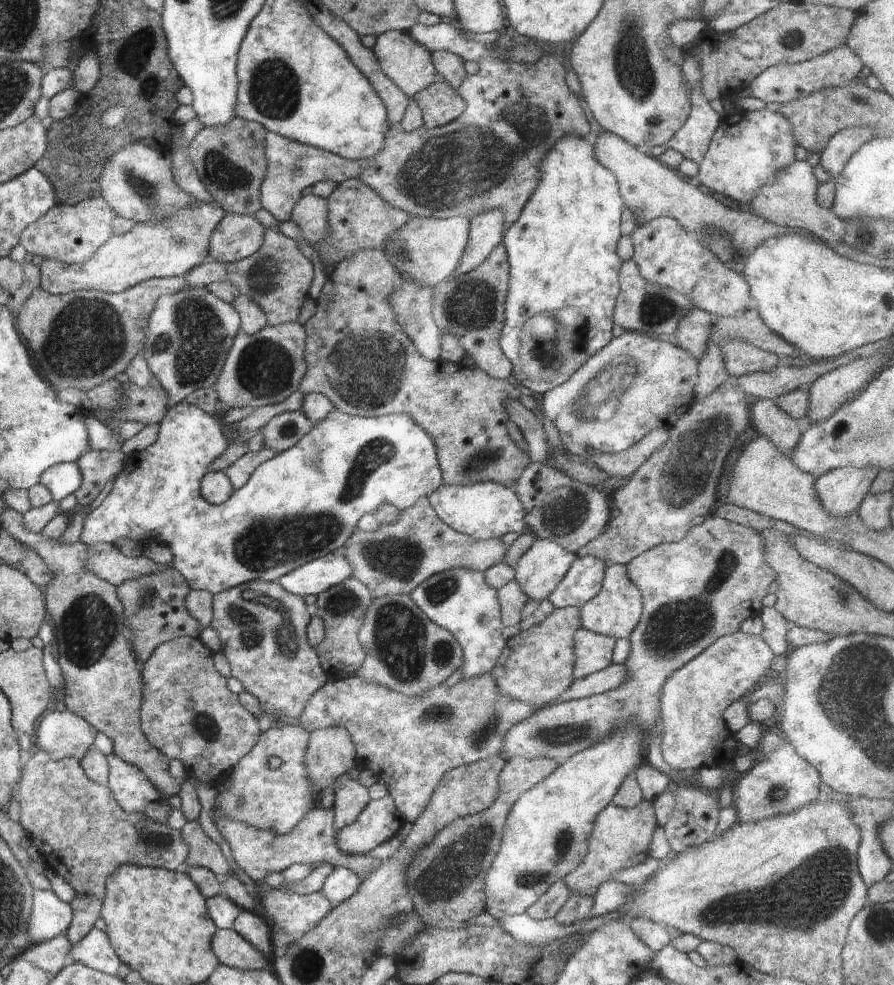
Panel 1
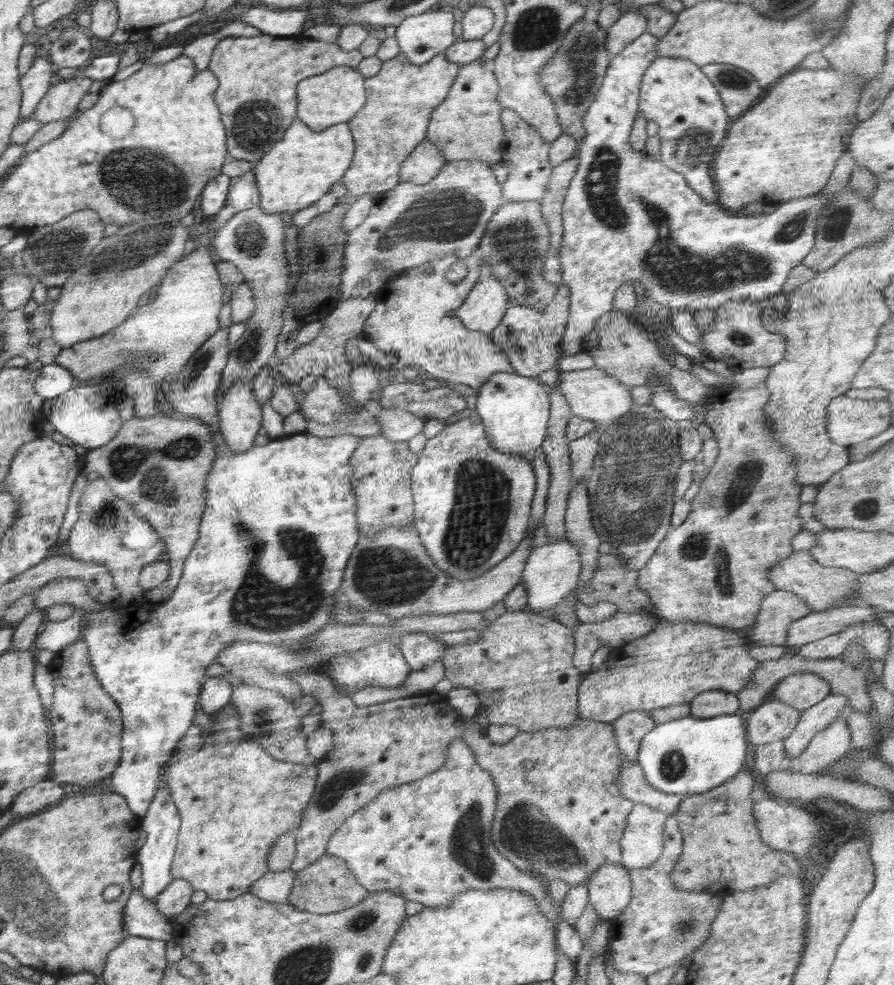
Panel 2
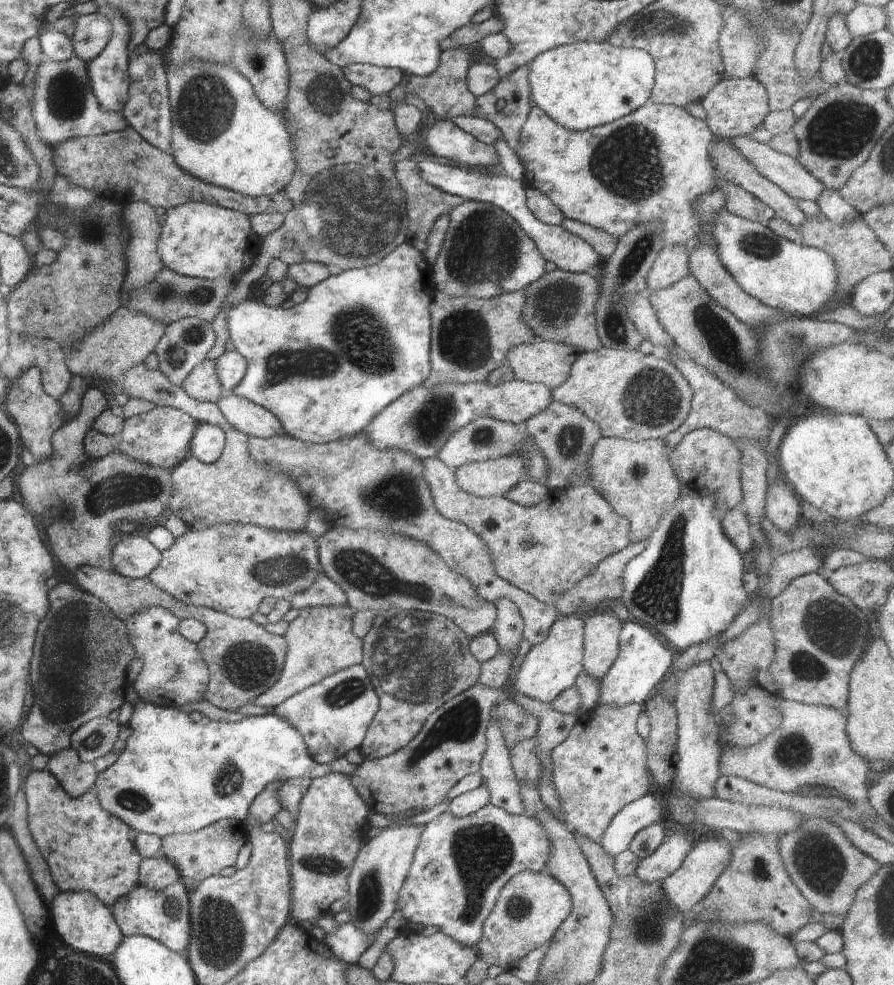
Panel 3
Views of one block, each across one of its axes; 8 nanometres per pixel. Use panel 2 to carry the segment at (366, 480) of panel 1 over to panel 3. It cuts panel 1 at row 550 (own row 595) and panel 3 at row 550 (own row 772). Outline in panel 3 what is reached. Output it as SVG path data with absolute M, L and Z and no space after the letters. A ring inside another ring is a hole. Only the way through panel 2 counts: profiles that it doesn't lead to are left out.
M142 532L124 536L114 546L113 570L131 579L143 579L158 566L161 552L145 537Z

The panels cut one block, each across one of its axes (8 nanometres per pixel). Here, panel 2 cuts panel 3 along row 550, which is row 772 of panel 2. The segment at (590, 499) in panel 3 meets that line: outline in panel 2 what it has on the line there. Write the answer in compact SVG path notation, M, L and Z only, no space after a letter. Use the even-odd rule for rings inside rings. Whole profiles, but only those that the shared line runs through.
M579 717L571 724L571 726L567 726L567 728L552 726L534 732L519 731L519 733L514 738L511 738L510 742L507 742L506 744L492 743L486 733L471 730L469 724L465 725L465 730L463 731L465 732L465 735L462 740L471 748L476 762L484 770L487 770L490 773L490 776L493 778L494 784L496 785L497 801L493 823L491 824L490 836L494 848L506 858L506 860L515 864L520 870L534 873L536 876L542 877L546 882L564 881L572 887L582 883L586 885L592 874L594 874L596 870L598 870L598 867L606 861L614 863L615 865L622 865L622 849L619 842L627 826L627 816L633 809L635 802L624 798L617 785L617 776L621 771L621 762L624 761L624 756L618 748L618 743L611 723L589 721Z

